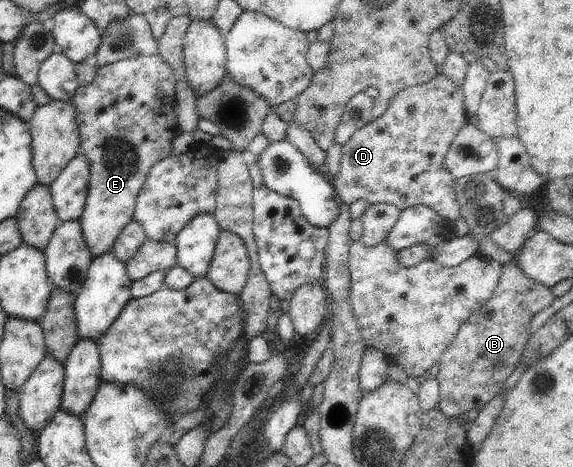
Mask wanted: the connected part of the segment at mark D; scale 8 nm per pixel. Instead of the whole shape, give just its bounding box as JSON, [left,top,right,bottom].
[330,73,469,223]

